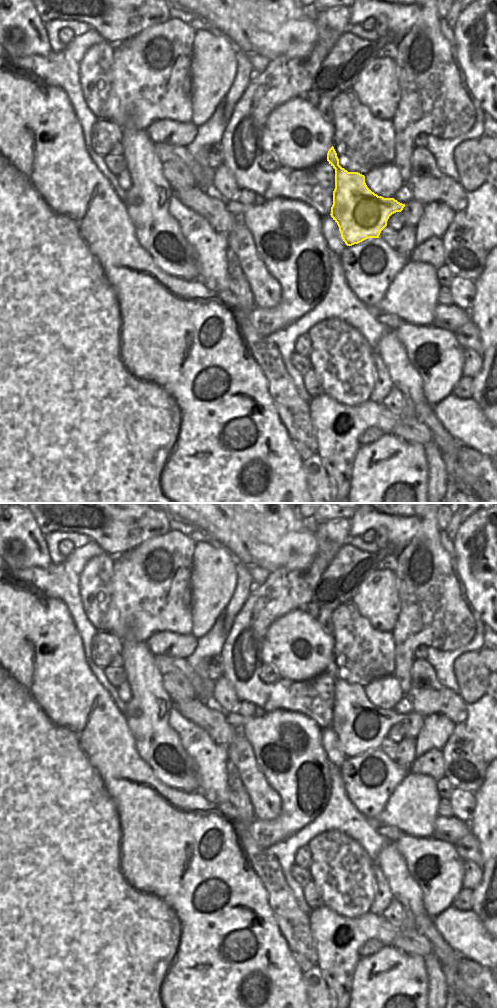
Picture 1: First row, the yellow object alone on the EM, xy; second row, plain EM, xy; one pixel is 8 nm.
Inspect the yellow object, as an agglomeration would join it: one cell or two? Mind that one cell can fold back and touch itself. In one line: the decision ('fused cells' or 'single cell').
single cell

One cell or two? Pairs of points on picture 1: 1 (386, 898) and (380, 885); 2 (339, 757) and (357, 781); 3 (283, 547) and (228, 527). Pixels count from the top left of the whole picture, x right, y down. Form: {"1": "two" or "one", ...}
{"1": "one", "2": "two", "3": "one"}

